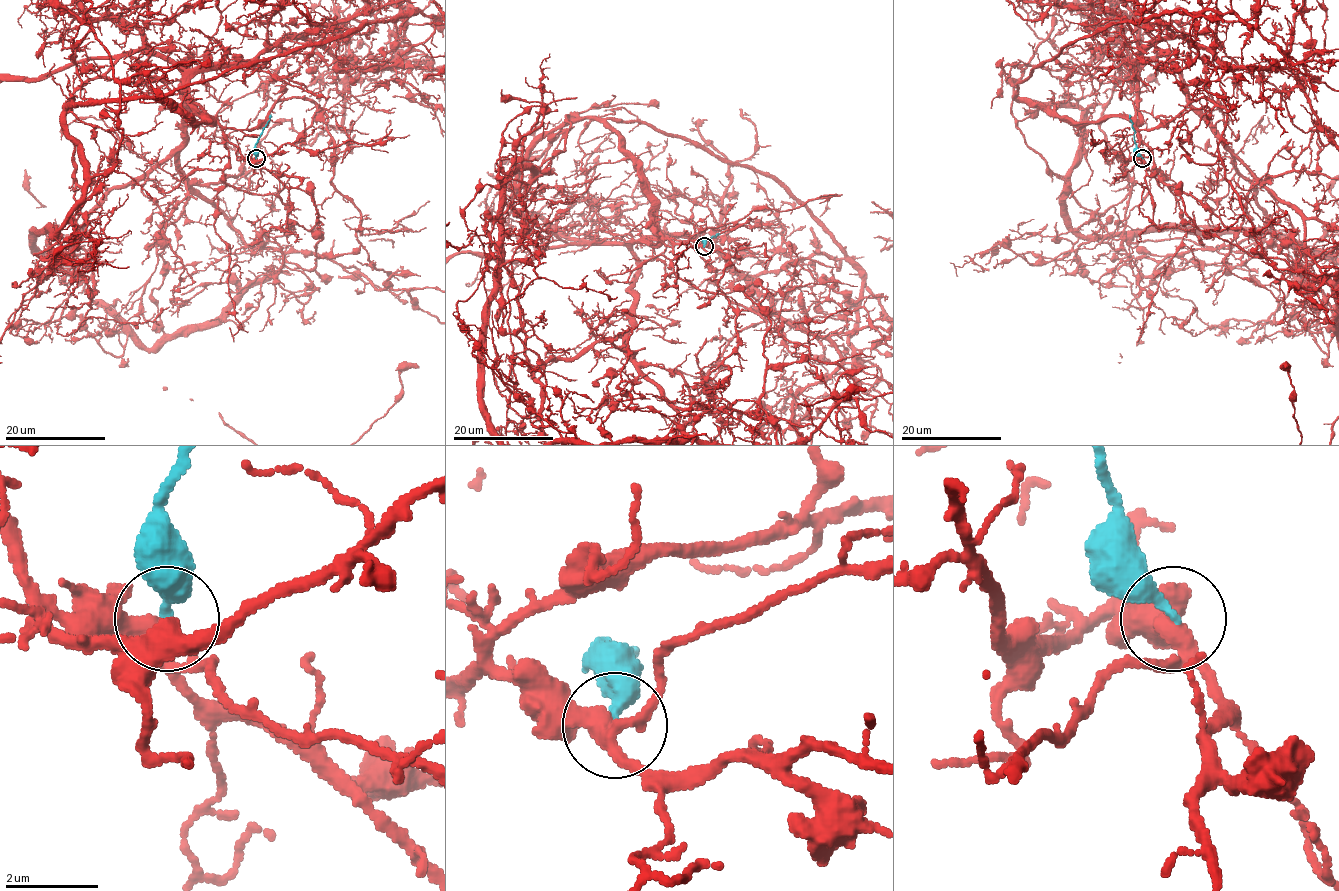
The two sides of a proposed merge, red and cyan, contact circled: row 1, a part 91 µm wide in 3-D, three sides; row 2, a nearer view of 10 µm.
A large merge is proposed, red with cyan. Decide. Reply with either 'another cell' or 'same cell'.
another cell

